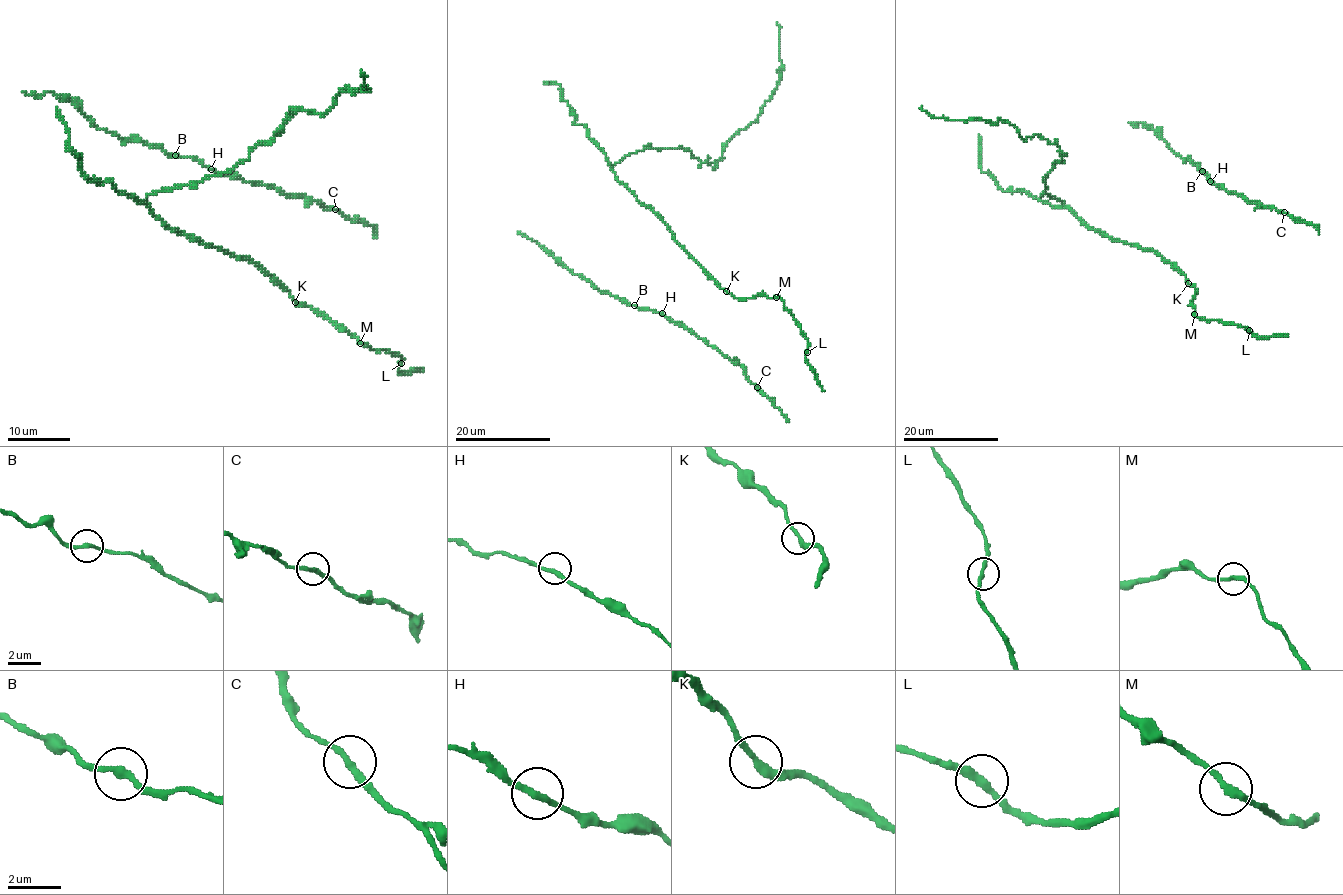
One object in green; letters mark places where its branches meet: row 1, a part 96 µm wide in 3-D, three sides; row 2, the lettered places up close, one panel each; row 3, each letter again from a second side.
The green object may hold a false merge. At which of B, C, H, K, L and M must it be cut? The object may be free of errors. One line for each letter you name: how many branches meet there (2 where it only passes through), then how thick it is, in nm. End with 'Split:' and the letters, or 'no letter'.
Split: no letter

